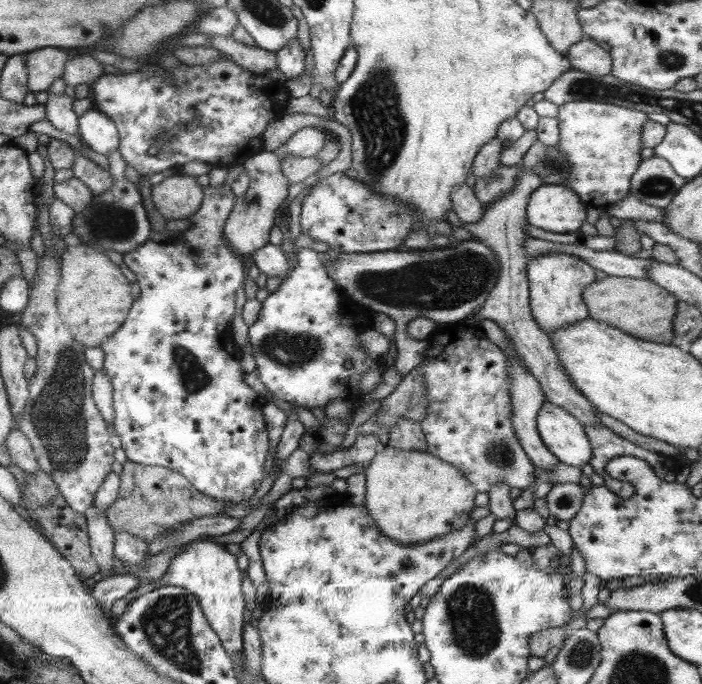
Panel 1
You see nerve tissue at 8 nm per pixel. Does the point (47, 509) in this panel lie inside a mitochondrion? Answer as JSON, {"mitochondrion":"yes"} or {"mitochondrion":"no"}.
{"mitochondrion":"yes"}

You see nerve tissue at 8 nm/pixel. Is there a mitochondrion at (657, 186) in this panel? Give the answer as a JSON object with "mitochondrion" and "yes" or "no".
{"mitochondrion":"yes"}

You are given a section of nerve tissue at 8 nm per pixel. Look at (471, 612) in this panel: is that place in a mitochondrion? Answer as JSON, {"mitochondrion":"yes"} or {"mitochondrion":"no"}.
{"mitochondrion":"yes"}

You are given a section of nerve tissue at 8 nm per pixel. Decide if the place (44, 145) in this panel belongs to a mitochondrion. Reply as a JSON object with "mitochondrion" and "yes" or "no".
{"mitochondrion":"no"}

